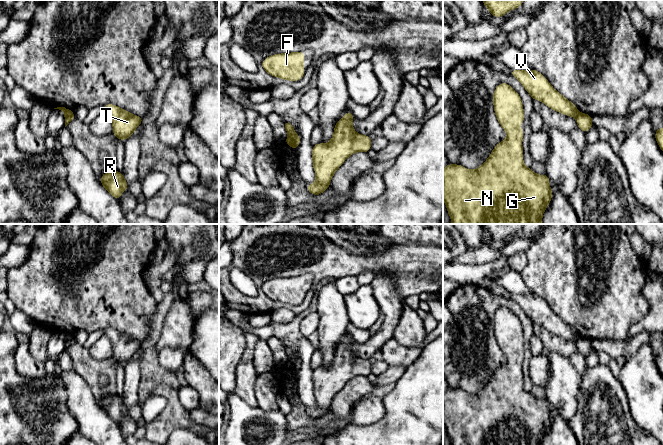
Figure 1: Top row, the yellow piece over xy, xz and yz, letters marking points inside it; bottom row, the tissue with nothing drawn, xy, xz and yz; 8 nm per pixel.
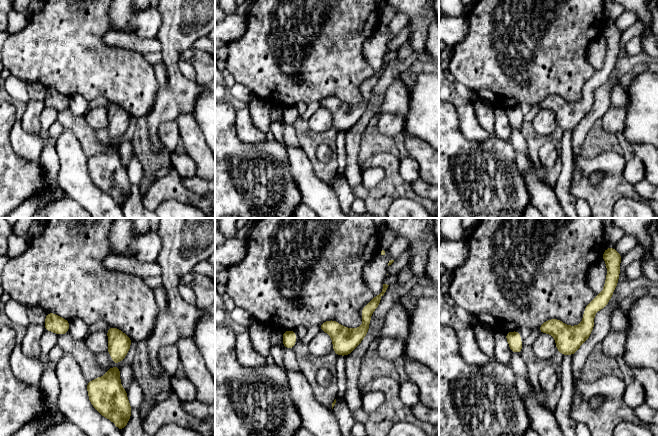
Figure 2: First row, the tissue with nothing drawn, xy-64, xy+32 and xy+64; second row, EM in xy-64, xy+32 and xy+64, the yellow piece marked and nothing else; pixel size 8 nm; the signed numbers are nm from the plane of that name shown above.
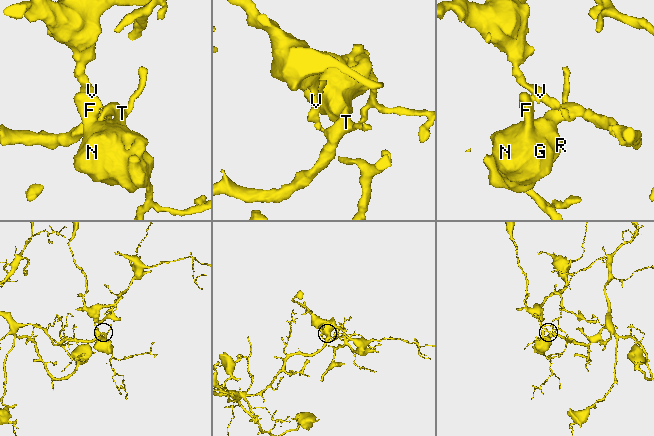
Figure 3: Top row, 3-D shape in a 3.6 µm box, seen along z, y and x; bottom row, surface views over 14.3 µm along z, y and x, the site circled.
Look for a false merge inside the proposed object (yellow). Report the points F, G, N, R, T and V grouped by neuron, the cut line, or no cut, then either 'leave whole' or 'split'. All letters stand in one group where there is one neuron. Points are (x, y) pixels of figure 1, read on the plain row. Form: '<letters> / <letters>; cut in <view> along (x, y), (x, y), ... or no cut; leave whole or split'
F G N R T / V; cut in xy along (72, 336), (65, 339); split

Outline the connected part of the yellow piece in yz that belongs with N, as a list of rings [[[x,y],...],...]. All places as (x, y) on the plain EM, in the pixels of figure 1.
[[[501,307],[494,314],[493,327],[496,341],[502,352],[507,357],[507,362],[494,371],[489,382],[476,394],[468,394],[457,388],[448,388],[443,393],[443,424],[446,427],[446,432],[451,445],[542,445],[542,439],[552,423],[552,414],[549,409],[549,401],[547,398],[537,399],[531,394],[531,392],[526,391],[523,387],[522,363],[524,356],[523,353],[519,352],[519,349],[524,346],[524,335],[521,322],[509,308]]]

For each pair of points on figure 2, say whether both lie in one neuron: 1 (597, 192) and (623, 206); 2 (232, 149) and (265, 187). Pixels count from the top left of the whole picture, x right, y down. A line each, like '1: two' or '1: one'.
1: two
2: one

